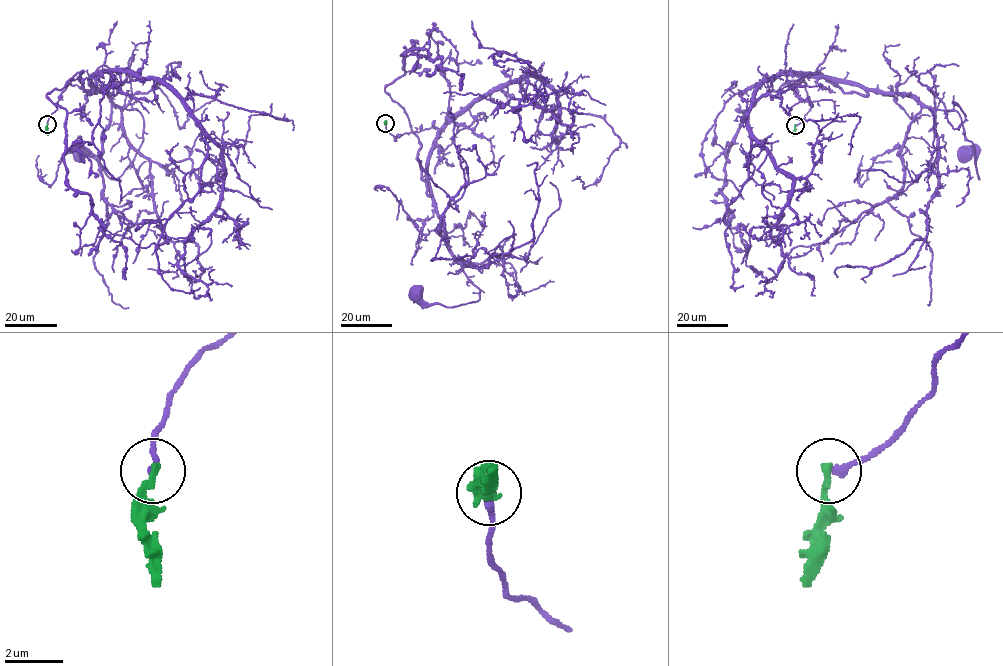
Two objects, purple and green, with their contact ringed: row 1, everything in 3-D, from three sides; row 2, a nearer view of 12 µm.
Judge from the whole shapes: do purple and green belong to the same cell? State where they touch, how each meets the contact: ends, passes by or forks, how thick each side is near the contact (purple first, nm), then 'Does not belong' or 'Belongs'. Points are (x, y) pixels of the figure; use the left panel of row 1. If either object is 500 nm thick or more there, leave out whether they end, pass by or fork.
Place: (47, 124). At the ring purple ends. At the ring green ends. Thickness 240 nm (purple) against 240 nm. Does not belong

